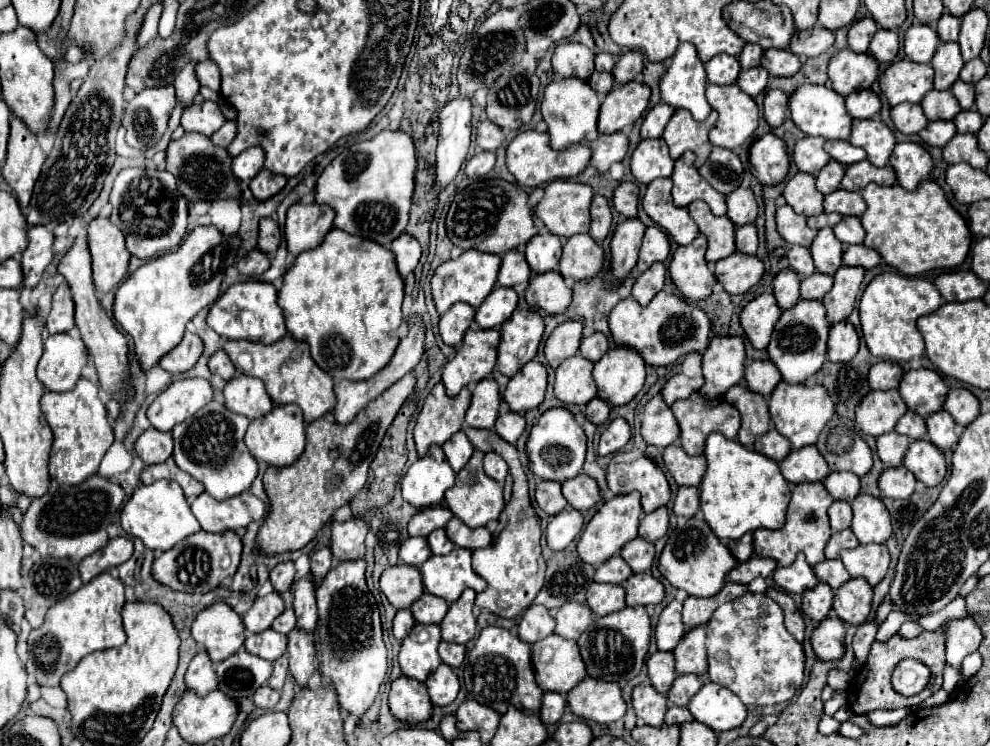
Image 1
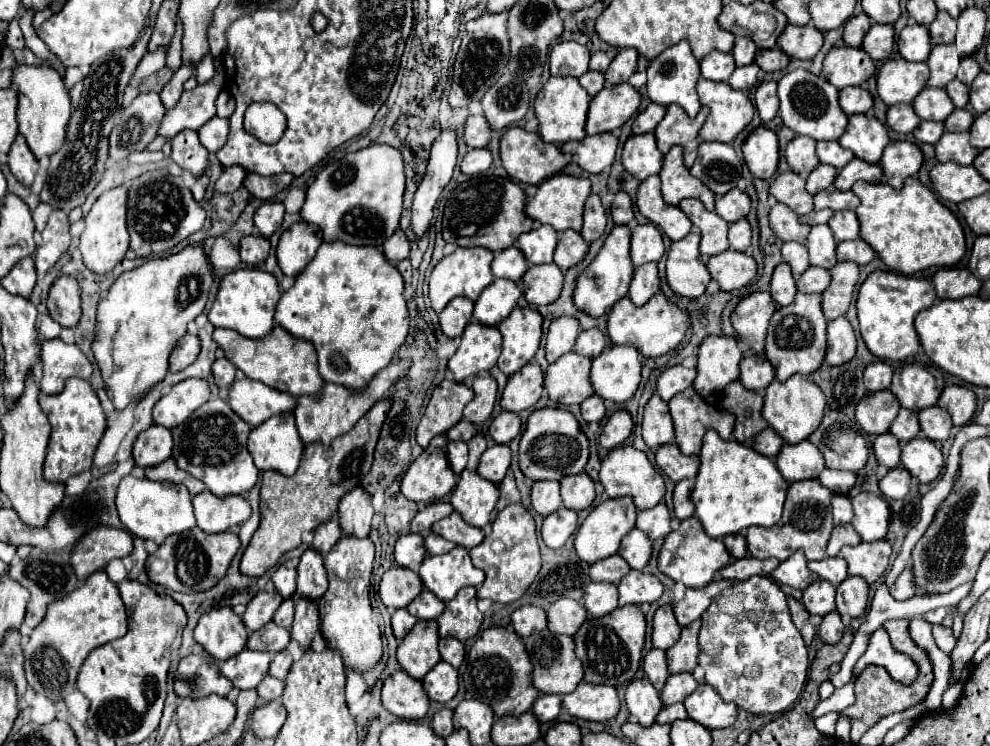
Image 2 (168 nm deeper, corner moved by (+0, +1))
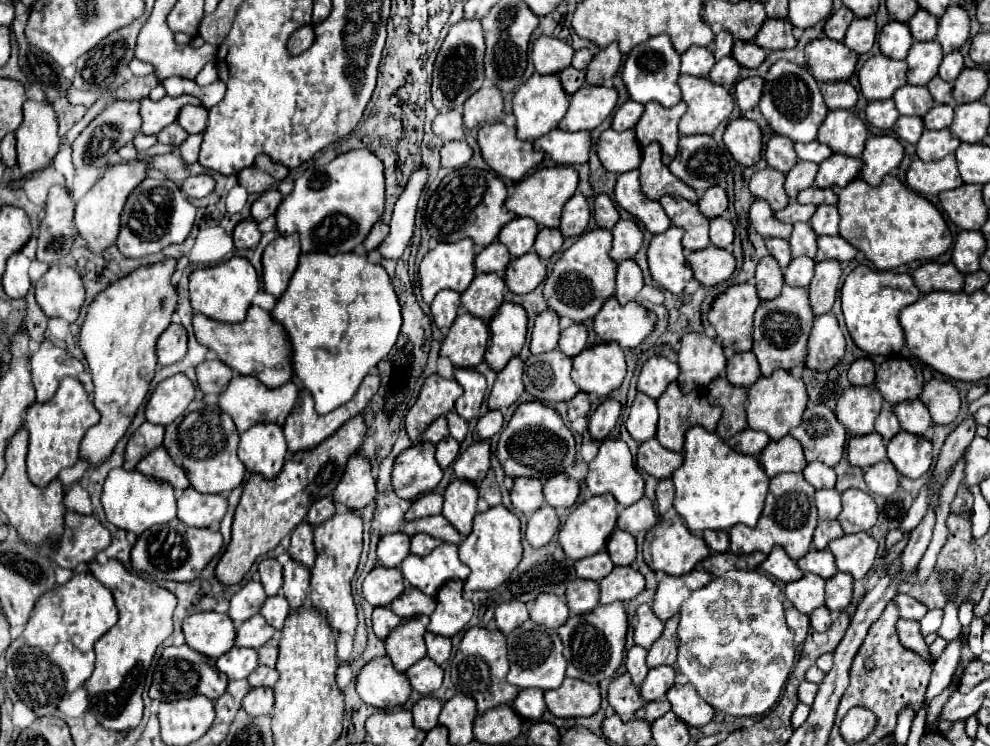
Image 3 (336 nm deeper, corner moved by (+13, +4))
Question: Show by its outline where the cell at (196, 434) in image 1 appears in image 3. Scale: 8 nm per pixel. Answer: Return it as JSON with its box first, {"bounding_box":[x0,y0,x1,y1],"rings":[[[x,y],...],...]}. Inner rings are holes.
{"bounding_box":[164,399,246,493],"rings":[[[194,399],[188,409],[170,425],[166,425],[164,447],[178,467],[182,467],[190,479],[190,485],[200,493],[230,493],[244,481],[246,467],[236,455],[238,431],[228,413],[218,405],[210,405],[204,399]]]}

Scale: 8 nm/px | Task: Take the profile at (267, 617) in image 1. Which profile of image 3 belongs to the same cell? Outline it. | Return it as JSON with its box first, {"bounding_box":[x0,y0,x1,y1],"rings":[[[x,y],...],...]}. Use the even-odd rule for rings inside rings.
{"bounding_box":[228,581,266,625],"rings":[[[248,581],[236,595],[232,595],[228,615],[236,625],[240,625],[248,621],[252,615],[256,615],[264,605],[264,601],[266,601],[266,593],[262,583]]]}

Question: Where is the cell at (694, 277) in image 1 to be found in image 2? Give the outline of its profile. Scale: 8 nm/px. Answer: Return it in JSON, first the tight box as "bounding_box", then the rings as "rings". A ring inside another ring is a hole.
{"bounding_box":[667,232,711,298],"rings":[[[691,232],[683,240],[673,242],[667,254],[667,284],[685,298],[699,298],[711,280],[707,266],[701,262],[699,240],[701,236]]]}

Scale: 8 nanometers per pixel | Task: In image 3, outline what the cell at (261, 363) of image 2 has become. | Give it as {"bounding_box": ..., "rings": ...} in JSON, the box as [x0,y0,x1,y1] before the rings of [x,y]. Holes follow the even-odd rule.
{"bounding_box":[194,307,294,387],"rings":[[[252,307],[254,313],[248,313],[246,321],[240,325],[228,325],[220,321],[212,321],[204,315],[194,315],[194,335],[198,343],[212,349],[220,361],[224,361],[230,369],[240,375],[252,375],[268,387],[280,387],[294,377],[292,367],[292,349],[288,341],[288,333],[280,323],[276,323],[268,311],[260,307]]]}

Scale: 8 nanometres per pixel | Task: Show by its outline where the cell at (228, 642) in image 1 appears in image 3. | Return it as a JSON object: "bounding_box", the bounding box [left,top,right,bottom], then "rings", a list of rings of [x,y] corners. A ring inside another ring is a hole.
{"bounding_box":[182,611,236,659],"rings":[[[202,611],[186,617],[182,631],[186,635],[186,643],[194,651],[212,659],[224,655],[234,645],[236,637],[232,619],[226,613],[216,611]]]}

